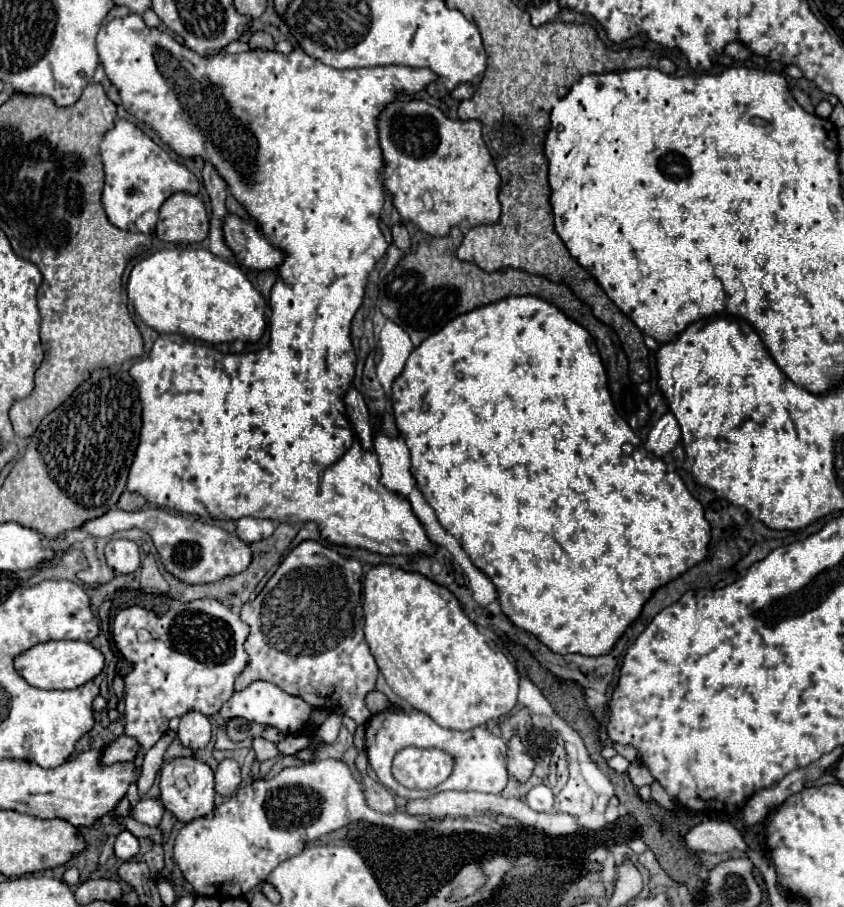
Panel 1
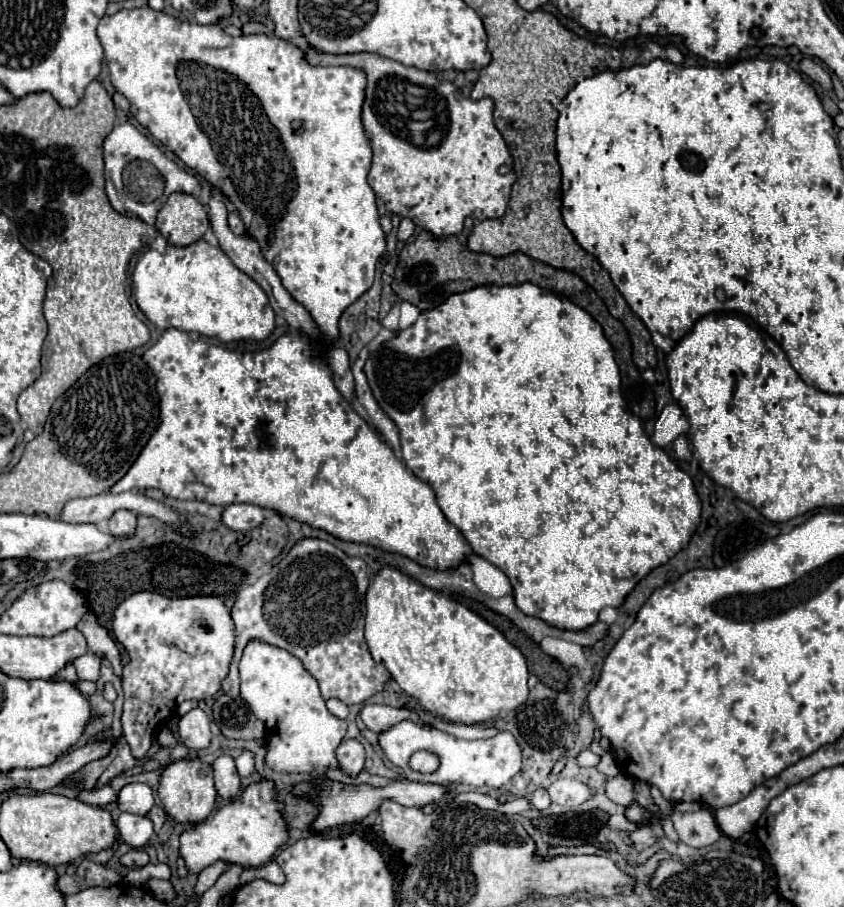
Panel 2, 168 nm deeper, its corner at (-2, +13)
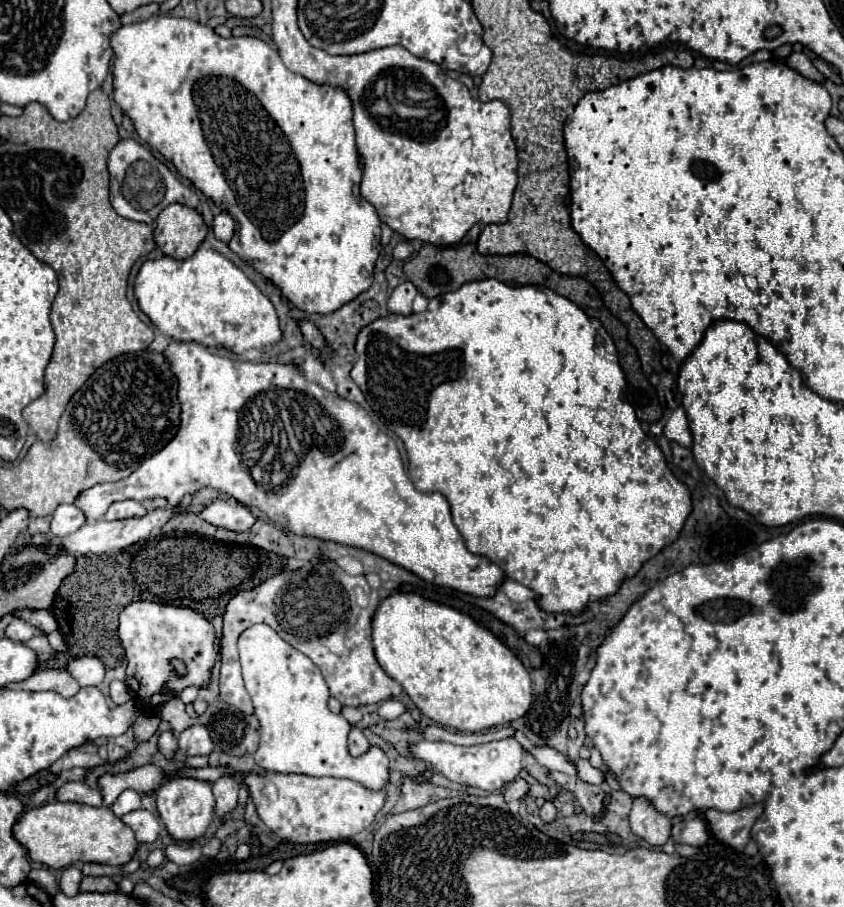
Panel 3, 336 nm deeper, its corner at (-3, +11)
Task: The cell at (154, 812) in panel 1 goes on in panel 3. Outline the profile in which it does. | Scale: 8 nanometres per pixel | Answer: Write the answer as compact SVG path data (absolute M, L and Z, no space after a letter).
M125 789L119 797L117 797L117 801L113 803L113 813L117 815L117 817L123 817L123 815L127 815L127 813L131 813L131 811L137 811L137 809L141 809L141 793L137 793L137 791L133 791L133 789Z

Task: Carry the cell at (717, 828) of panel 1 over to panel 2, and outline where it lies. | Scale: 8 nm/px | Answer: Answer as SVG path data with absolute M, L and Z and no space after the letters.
M700 809L696 813L680 813L672 815L672 823L682 843L690 847L708 847L718 841L720 829L716 825L714 815L708 809Z

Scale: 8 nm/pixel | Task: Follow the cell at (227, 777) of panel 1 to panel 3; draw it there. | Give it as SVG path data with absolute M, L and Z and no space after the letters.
M225 773L221 775L215 783L213 783L213 795L215 795L215 801L217 801L217 807L215 807L215 813L219 817L225 817L227 813L231 813L237 805L237 791L239 791L239 781Z

